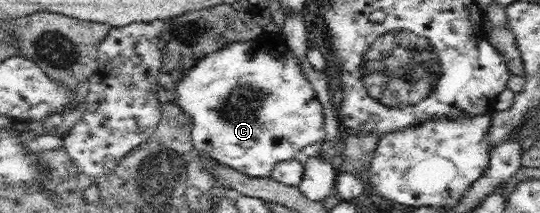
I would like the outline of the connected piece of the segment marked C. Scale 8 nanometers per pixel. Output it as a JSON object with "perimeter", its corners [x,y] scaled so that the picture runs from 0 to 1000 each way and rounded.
{"perimeter":[[[491,155],[485,174],[472,188],[433,197],[415,216],[415,225],[407,225],[407,235],[381,254],[381,263],[370,272],[356,319],[341,329],[341,357],[326,385],[322,446],[322,479],[333,493],[333,507],[337,507],[356,563],[354,643],[361,704],[378,718],[396,756],[426,779],[430,793],[441,798],[463,831],[498,831],[504,822],[507,779],[513,779],[515,761],[557,737],[556,709],[559,695],[574,685],[574,676],[585,676],[585,667],[596,667],[604,638],[596,484],[589,469],[585,427],[580,418],[576,385],[567,366],[554,282],[548,282],[546,254],[535,230],[522,155]]]}

